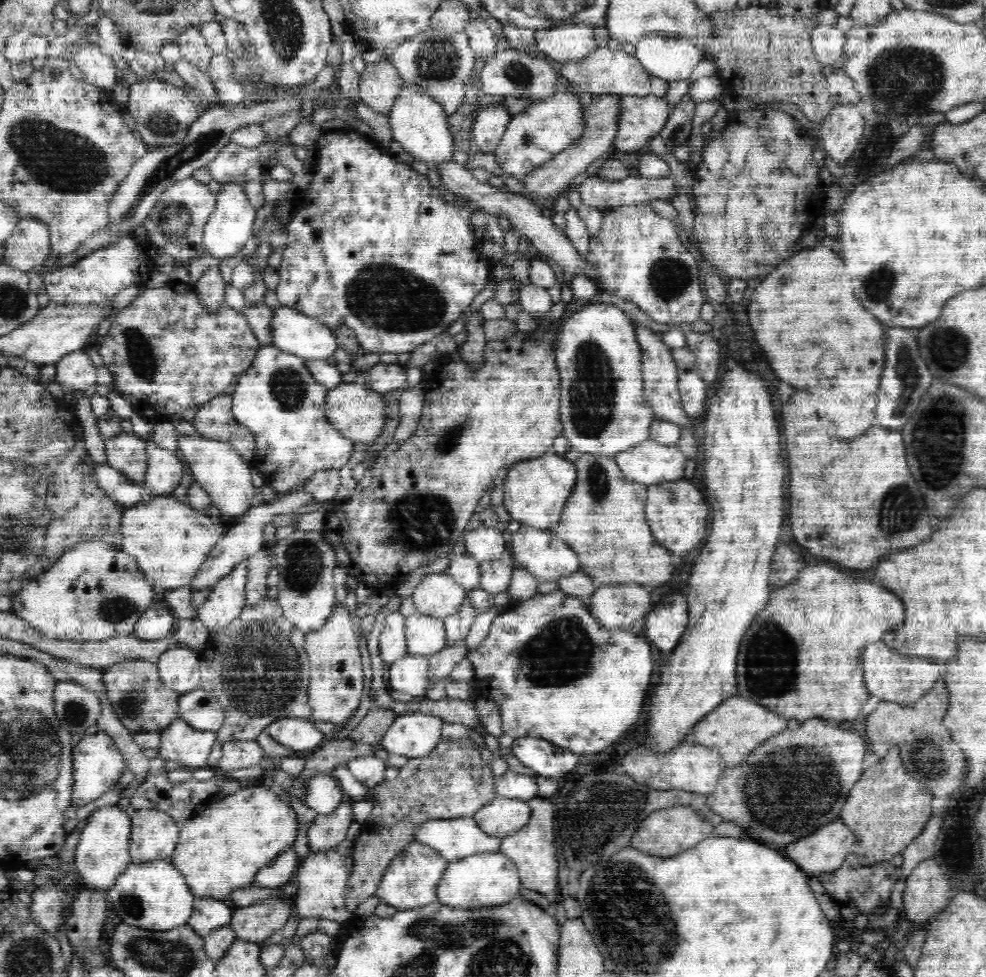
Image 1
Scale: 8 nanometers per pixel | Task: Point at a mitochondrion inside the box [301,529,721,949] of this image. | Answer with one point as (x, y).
(589, 820)

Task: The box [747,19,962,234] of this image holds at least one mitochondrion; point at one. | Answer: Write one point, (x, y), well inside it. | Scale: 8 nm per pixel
(900, 75)

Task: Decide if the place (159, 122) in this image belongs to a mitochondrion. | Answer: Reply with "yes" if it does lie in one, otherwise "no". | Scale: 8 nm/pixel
yes

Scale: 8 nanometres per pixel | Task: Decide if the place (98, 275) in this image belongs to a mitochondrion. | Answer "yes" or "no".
no

